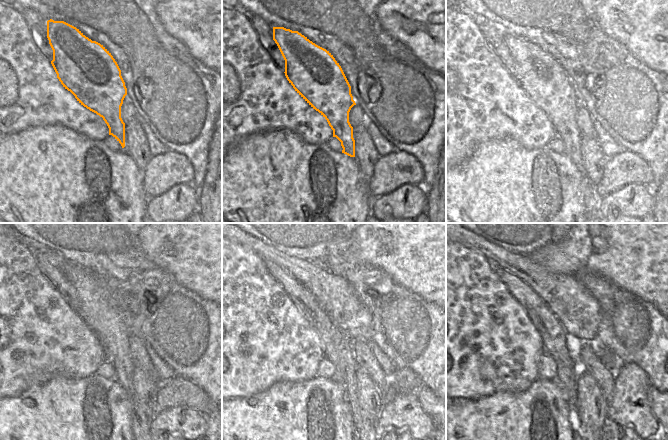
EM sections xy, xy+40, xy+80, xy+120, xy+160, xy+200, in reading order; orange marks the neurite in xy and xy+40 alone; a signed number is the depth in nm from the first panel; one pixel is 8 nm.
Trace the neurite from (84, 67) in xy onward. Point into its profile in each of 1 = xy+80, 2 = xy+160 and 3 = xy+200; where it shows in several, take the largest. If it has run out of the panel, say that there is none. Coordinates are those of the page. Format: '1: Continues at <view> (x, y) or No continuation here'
1: Continues at xy+80 (546, 83)
2: Continues at xy+160 (364, 426)
3: Continues at xy+200 (579, 426).

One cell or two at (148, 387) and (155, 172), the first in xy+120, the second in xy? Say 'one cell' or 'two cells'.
two cells

